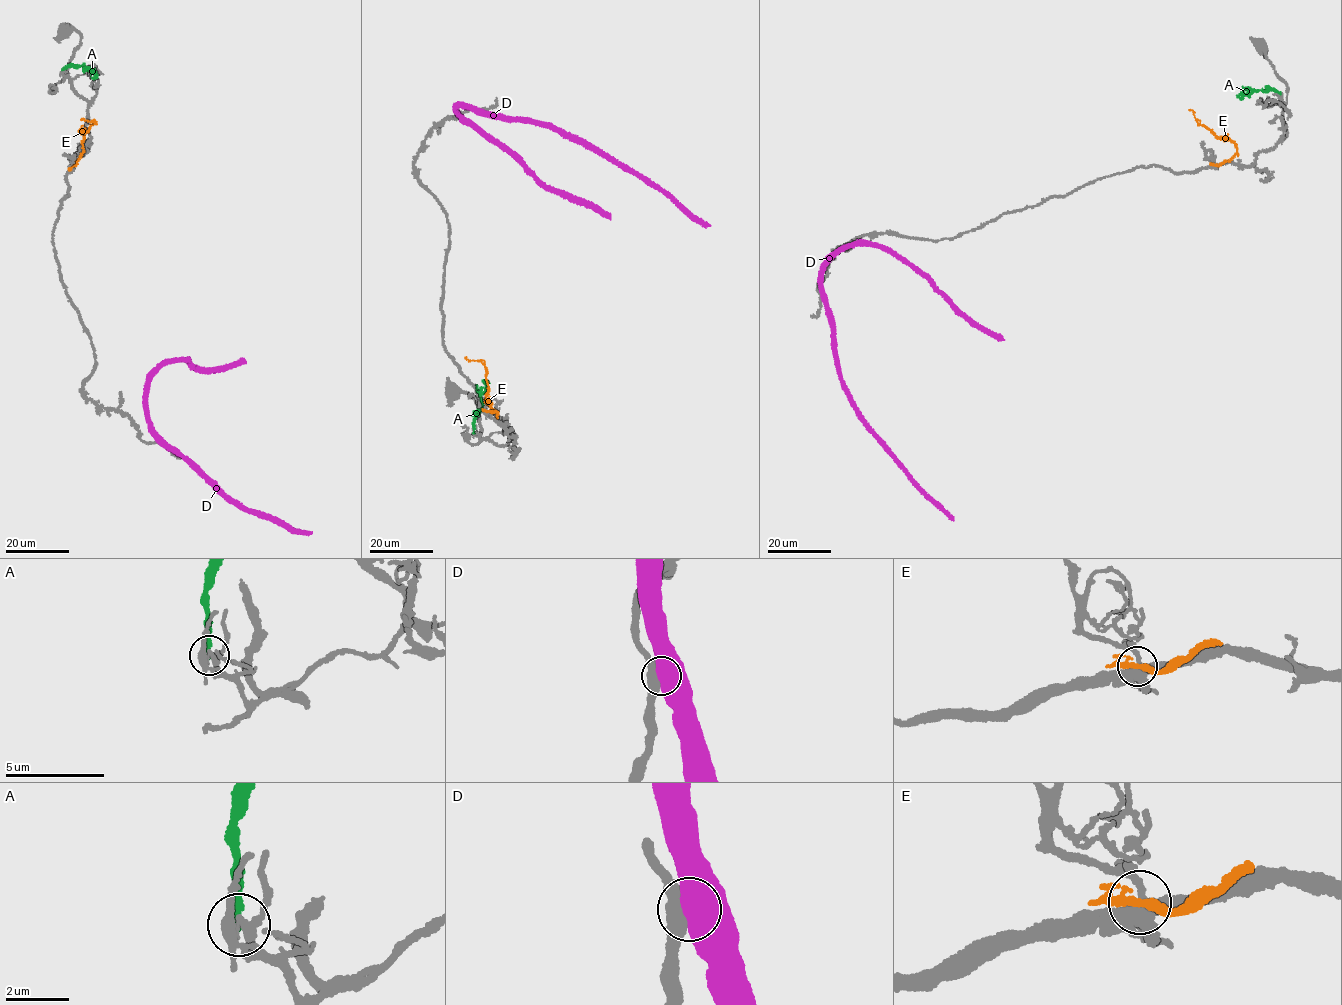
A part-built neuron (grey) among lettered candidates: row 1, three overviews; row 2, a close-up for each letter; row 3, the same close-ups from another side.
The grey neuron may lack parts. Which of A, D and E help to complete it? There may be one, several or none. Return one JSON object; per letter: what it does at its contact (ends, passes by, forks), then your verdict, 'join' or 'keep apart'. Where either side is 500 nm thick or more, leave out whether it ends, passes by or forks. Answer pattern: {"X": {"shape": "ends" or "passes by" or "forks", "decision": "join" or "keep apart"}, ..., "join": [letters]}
{"A": {"shape": "ends", "decision": "keep apart"}, "D": {"decision": "keep apart"}, "E": {"shape": "passes by", "decision": "keep apart"}, "join": []}

